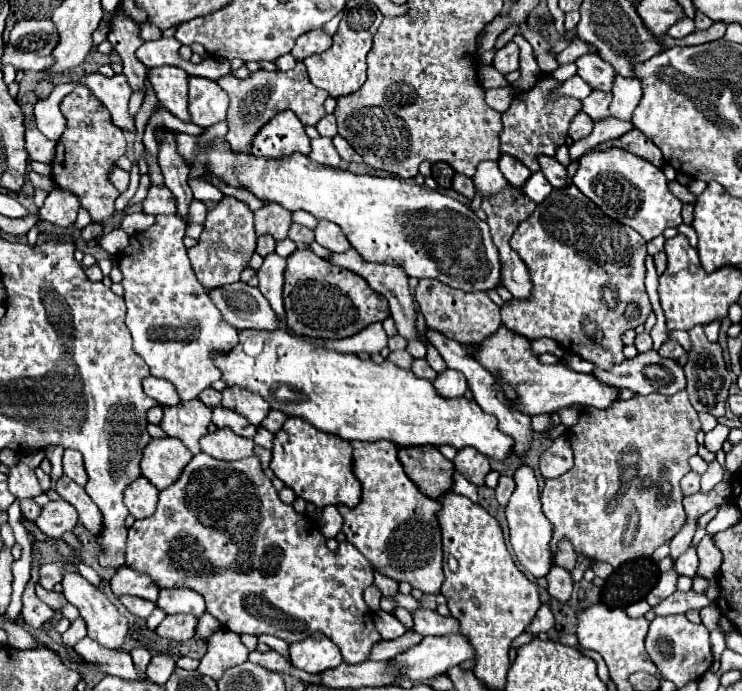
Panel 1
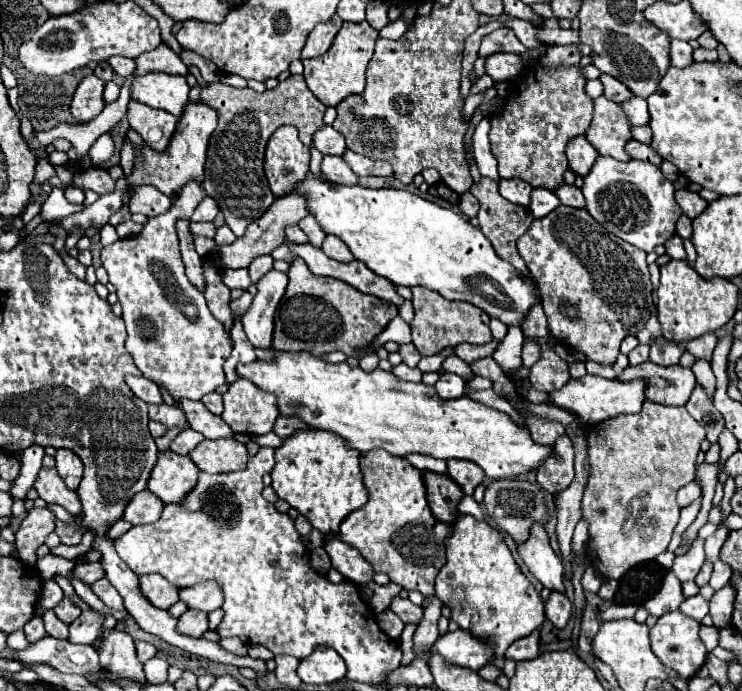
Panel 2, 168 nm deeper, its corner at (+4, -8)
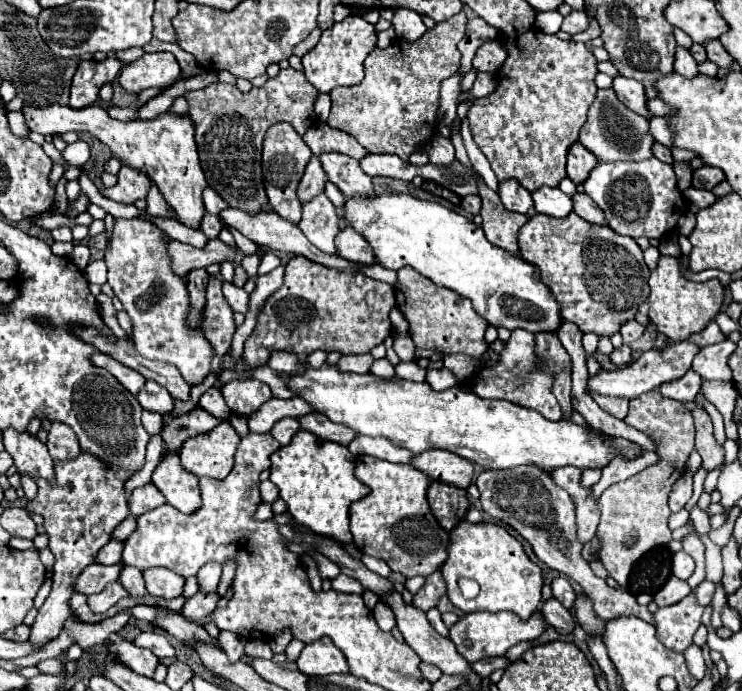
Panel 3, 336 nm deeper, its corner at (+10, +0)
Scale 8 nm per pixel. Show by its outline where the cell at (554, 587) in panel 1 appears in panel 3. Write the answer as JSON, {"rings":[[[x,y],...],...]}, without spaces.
{"rings":[[[557,598],[545,600],[541,606],[541,614],[543,614],[545,622],[561,634],[571,634],[575,628],[575,620],[573,620],[571,612]]]}

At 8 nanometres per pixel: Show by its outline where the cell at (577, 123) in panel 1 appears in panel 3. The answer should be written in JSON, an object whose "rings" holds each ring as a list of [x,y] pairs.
{"rings":[[[575,142],[567,152],[567,176],[575,184],[581,184],[589,176],[589,170],[593,170],[593,166],[597,166],[595,154],[589,152],[581,142]]]}

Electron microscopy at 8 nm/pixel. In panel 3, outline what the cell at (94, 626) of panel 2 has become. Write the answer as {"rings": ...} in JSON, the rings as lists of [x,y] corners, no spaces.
{"rings":[[[111,582],[103,592],[89,596],[87,602],[89,602],[89,608],[91,608],[93,614],[105,614],[105,612],[107,612],[111,606],[115,606],[123,596],[127,596],[125,590],[123,590],[123,586],[121,586],[119,582]]]}

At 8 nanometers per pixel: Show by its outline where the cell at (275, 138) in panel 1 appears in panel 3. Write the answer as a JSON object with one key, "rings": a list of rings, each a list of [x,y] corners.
{"rings":[[[277,122],[267,130],[265,140],[263,140],[263,184],[267,188],[269,206],[273,206],[273,212],[277,212],[281,218],[285,218],[293,224],[299,224],[299,220],[301,220],[301,204],[297,202],[295,188],[297,188],[297,182],[301,180],[311,156],[313,156],[313,152],[303,142],[303,138],[293,130],[291,124]]]}

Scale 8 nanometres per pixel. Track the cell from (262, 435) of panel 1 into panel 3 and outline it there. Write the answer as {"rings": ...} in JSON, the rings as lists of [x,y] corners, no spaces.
{"rings":[[[283,418],[283,420],[275,422],[275,426],[271,428],[271,434],[273,434],[273,438],[275,438],[281,446],[285,446],[285,444],[293,438],[293,434],[295,434],[297,430],[301,430],[299,424],[297,424],[297,418]]]}

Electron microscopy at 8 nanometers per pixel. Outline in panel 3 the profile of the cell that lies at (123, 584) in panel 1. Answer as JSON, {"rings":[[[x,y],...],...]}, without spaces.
{"rings":[[[149,568],[149,570],[143,572],[143,578],[145,578],[147,592],[155,598],[173,600],[173,598],[181,596],[181,592],[183,592],[185,578],[181,578],[179,574],[173,574],[171,570]]]}

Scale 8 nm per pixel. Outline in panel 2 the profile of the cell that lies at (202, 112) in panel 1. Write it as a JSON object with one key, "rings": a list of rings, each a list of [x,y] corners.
{"rings":[[[203,102],[197,104],[189,104],[183,112],[183,116],[177,122],[177,128],[171,136],[171,142],[167,146],[167,150],[157,152],[151,150],[147,144],[143,144],[141,148],[133,146],[135,150],[135,162],[133,162],[133,170],[127,178],[129,186],[141,186],[141,184],[149,184],[155,186],[157,190],[161,190],[163,194],[167,194],[169,198],[177,196],[181,192],[181,188],[187,182],[203,182],[203,166],[205,166],[205,152],[207,152],[207,144],[209,138],[213,134],[217,126],[217,114],[213,108],[205,106]]]}

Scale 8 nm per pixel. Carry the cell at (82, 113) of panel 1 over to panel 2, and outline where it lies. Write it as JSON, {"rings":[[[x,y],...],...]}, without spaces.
{"rings":[[[89,74],[87,78],[83,78],[83,82],[75,90],[71,114],[79,122],[93,120],[97,114],[101,114],[101,110],[105,106],[103,90],[105,90],[105,82],[101,78],[97,78],[95,74]]]}

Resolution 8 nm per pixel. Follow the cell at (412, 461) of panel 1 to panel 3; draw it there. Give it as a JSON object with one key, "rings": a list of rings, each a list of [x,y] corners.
{"rings":[[[437,480],[429,484],[427,500],[429,500],[431,512],[447,532],[465,518],[465,512],[469,508],[469,498],[463,488],[437,482]]]}

